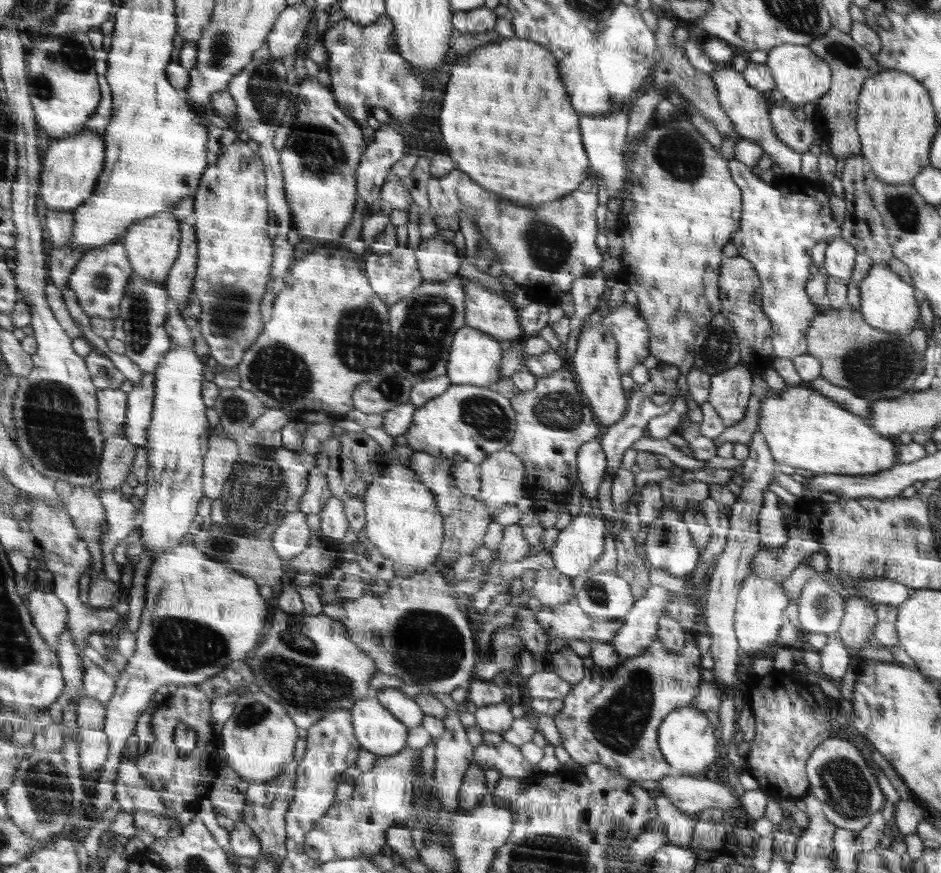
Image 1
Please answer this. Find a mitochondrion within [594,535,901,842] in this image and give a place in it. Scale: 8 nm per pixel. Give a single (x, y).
(846, 786)

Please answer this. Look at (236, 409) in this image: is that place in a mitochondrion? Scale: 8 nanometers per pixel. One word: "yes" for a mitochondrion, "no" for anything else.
yes

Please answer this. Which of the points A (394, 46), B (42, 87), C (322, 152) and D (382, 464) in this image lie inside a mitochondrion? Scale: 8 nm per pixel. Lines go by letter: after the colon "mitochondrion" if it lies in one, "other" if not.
A: other
B: mitochondrion
C: mitochondrion
D: other

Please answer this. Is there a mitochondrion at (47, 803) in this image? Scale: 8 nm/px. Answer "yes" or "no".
yes

